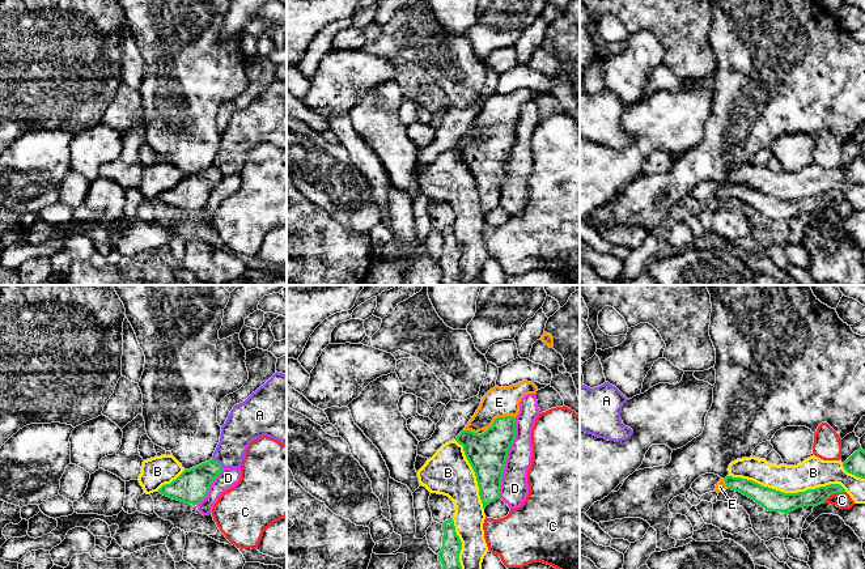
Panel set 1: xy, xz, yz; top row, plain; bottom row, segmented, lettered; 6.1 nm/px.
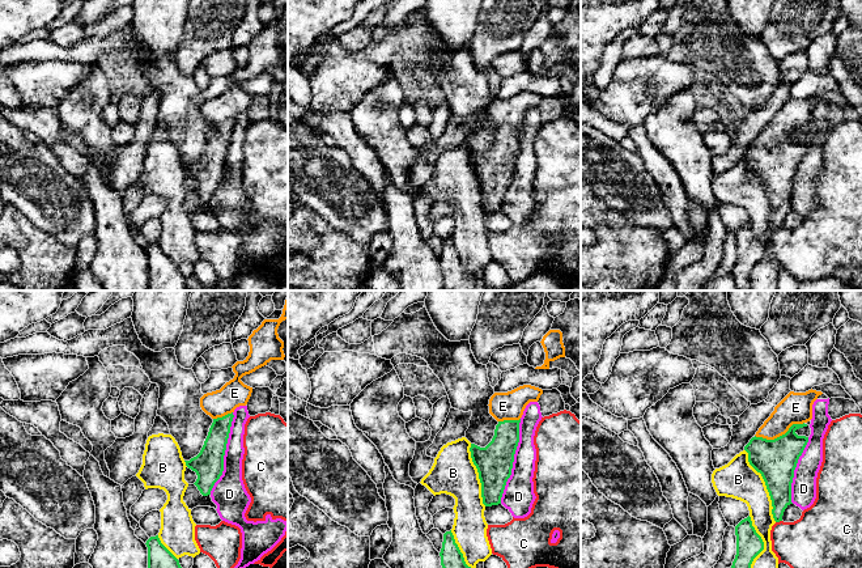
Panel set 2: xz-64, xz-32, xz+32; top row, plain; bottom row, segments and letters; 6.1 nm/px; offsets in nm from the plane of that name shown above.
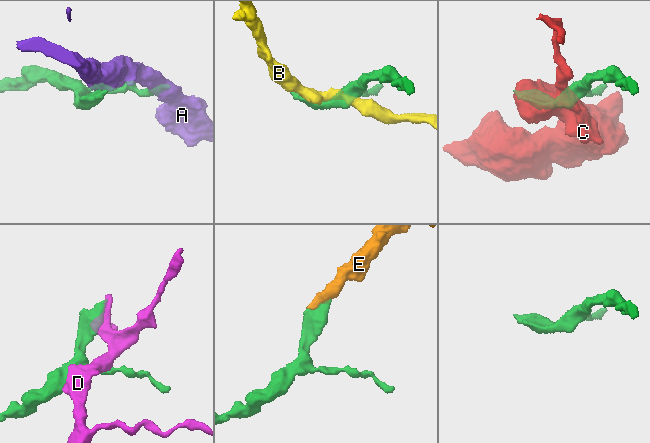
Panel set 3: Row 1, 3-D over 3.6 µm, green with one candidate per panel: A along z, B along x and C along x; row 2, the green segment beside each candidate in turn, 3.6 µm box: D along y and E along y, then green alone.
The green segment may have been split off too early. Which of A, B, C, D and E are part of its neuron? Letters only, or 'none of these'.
E

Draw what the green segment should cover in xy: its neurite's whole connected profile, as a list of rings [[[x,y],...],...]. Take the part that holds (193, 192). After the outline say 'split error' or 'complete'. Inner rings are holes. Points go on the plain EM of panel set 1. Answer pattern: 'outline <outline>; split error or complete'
outline [[[213,165],[190,177],[185,177],[170,191],[162,192],[158,199],[169,205],[199,212],[208,201],[213,187],[222,179],[221,171]]]; complete

